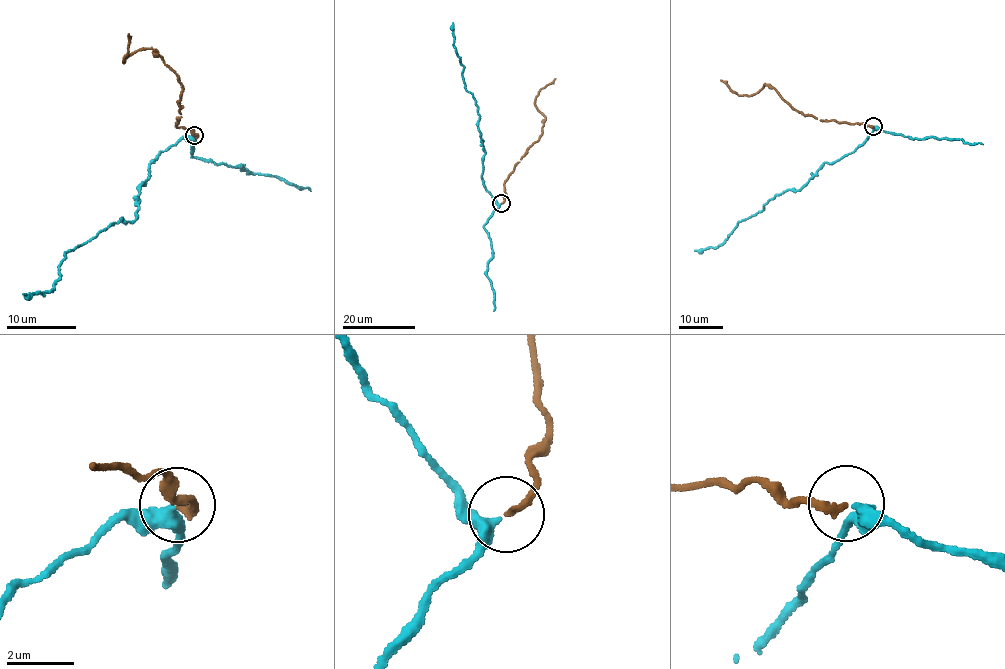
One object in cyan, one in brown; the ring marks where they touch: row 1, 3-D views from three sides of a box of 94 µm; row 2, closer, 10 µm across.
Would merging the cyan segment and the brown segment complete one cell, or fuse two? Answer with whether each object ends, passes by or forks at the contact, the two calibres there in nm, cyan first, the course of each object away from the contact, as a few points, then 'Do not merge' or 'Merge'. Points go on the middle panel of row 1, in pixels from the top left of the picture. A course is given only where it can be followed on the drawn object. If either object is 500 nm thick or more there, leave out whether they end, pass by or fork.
At the ring cyan passes by. At the ring brown ends. Thickness 340 nm (cyan) against 200 nm. Course of cyan: (500, 204), (486, 189), (481, 177), (485, 153), (478, 127), (478, 106), (465, 88), (452, 22). Course of brown: (501, 203), (506, 194), (504, 181), (542, 132), (545, 117), (537, 109), (536, 96), (555, 78). Merge

